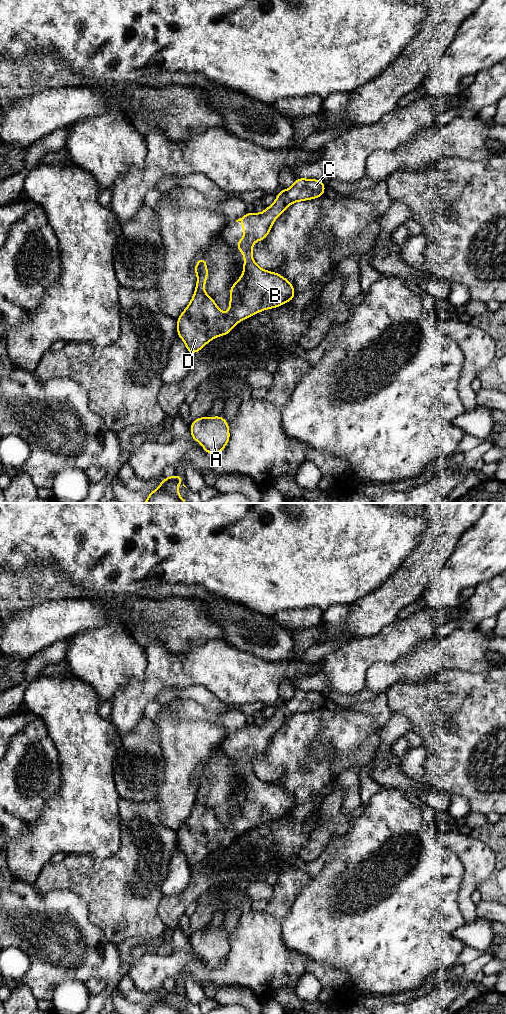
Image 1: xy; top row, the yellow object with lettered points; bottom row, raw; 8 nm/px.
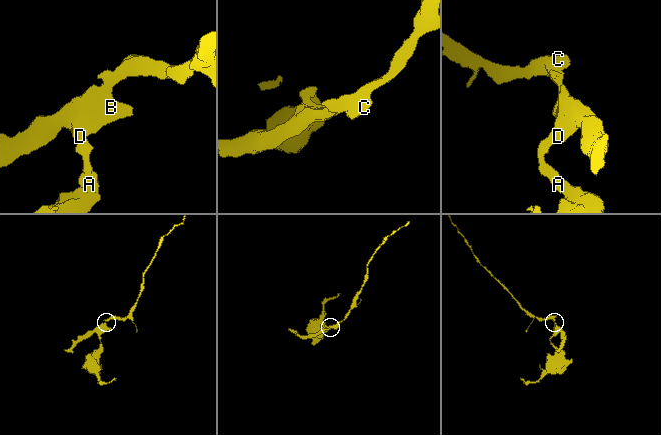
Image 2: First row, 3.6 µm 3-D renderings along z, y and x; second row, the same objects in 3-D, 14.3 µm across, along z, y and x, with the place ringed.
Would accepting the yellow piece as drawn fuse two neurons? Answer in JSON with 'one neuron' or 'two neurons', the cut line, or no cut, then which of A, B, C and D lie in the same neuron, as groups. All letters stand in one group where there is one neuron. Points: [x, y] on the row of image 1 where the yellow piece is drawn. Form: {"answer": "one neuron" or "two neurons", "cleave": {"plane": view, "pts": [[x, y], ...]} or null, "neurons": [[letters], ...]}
{"answer": "one neuron", "cleave": null, "neurons": [["A", "B", "C", "D"]]}

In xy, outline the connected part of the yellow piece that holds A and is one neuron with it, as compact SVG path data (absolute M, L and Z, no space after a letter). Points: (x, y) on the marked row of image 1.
M221 415L193 420L190 432L191 438L202 445L204 452L213 455L219 454L230 439L229 424Z

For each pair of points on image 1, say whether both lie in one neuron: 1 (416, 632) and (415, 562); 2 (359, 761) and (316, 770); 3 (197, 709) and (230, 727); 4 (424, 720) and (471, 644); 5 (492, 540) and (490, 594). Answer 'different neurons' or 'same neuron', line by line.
1: different neurons
2: different neurons
3: same neuron
4: different neurons
5: different neurons

